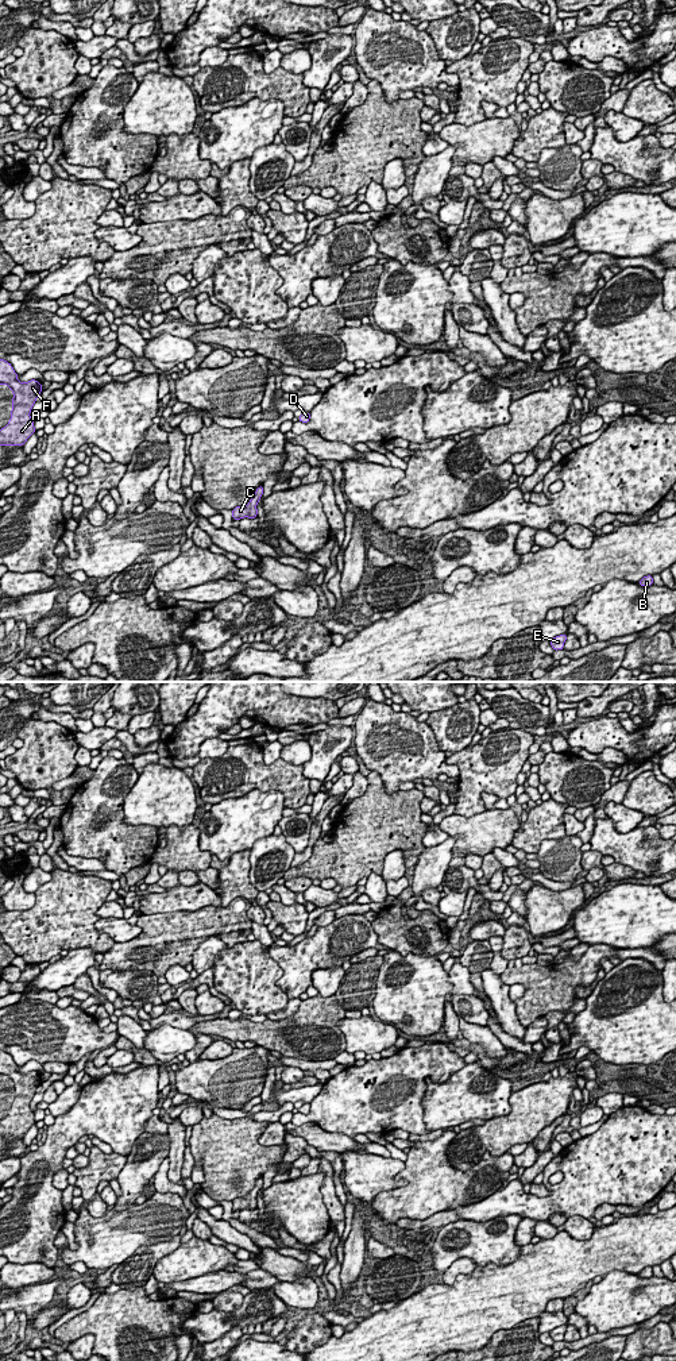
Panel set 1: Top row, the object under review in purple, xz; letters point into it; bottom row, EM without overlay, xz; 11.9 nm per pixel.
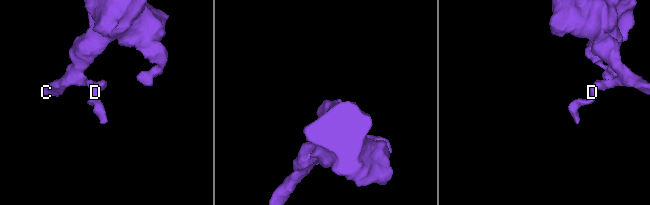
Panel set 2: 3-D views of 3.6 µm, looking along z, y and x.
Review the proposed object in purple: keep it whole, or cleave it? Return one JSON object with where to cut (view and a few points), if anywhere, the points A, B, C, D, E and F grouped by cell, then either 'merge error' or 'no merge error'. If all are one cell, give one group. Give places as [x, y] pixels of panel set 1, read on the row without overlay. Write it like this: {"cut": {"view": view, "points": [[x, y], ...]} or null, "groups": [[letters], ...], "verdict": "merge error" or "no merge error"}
{"cut": null, "groups": [["A", "B", "C", "D", "E", "F"]], "verdict": "no merge error"}

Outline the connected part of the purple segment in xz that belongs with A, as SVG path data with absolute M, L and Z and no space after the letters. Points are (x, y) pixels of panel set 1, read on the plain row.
M0 1050L0 1076L7 1076L13 1083L12 1107L0 1121L0 1137L24 1137L27 1130L36 1123L30 1103L42 1083L42 1076L36 1071L23 1075L16 1071L18 1068L12 1056Z

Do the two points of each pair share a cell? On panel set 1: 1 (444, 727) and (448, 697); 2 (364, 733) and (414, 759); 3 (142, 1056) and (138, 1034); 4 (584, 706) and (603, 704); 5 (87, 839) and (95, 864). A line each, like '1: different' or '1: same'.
1: different
2: same
3: different
4: same
5: different

